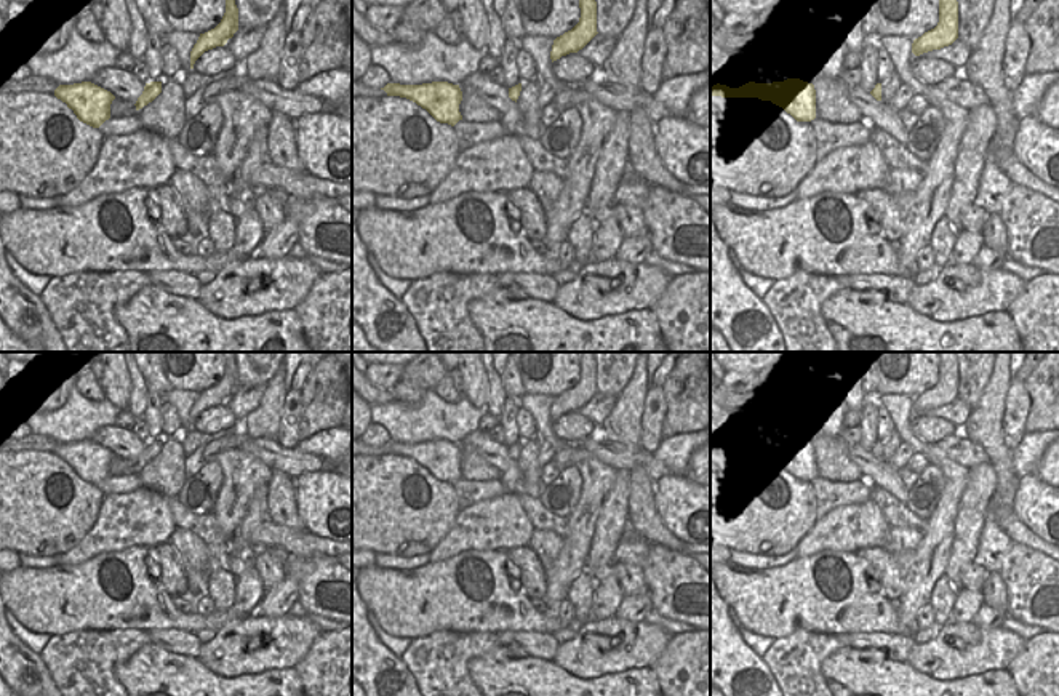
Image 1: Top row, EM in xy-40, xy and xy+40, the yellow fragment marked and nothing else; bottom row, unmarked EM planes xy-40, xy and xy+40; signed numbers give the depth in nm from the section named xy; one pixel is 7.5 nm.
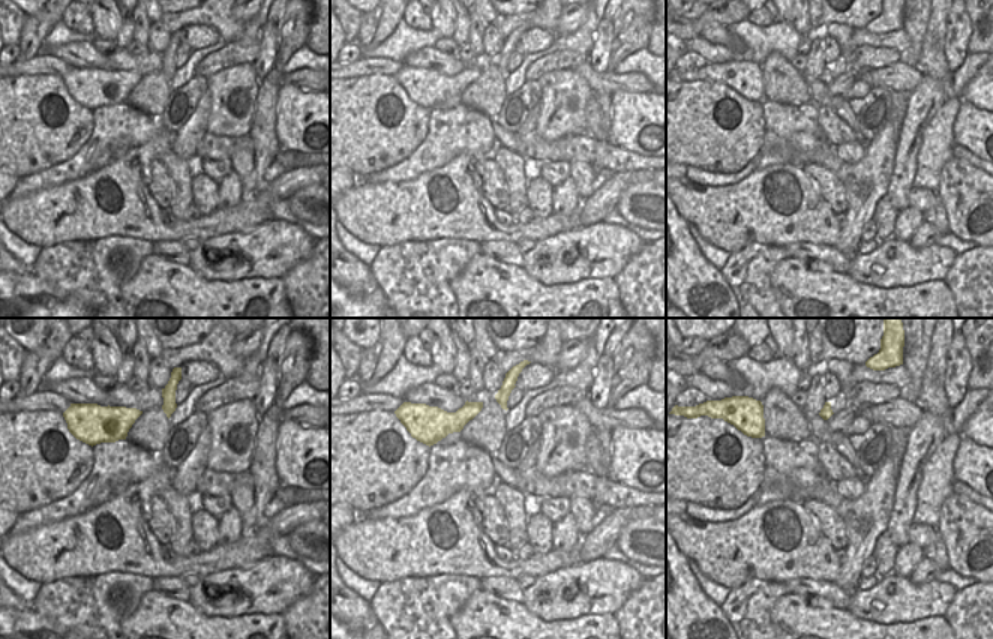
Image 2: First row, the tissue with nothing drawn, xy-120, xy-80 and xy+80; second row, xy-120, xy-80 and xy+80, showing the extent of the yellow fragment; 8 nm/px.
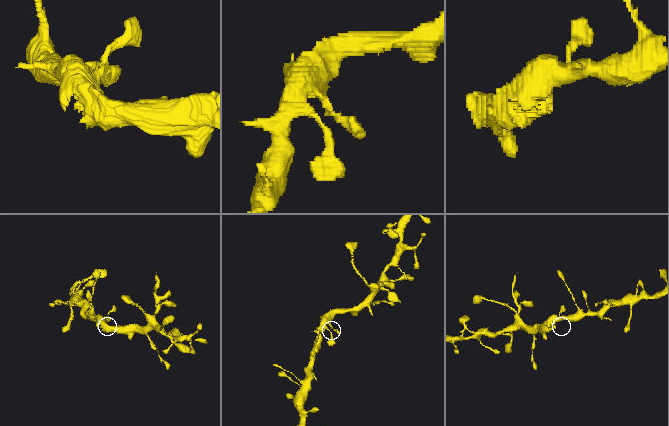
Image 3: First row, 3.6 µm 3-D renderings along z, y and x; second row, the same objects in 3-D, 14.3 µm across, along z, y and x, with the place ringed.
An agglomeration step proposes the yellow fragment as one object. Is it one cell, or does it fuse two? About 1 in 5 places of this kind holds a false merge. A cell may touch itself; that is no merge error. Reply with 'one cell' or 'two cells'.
one cell

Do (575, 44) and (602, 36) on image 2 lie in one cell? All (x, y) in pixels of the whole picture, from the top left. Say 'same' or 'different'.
different

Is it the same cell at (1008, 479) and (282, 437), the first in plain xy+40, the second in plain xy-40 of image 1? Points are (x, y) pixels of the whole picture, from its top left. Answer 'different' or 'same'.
different

